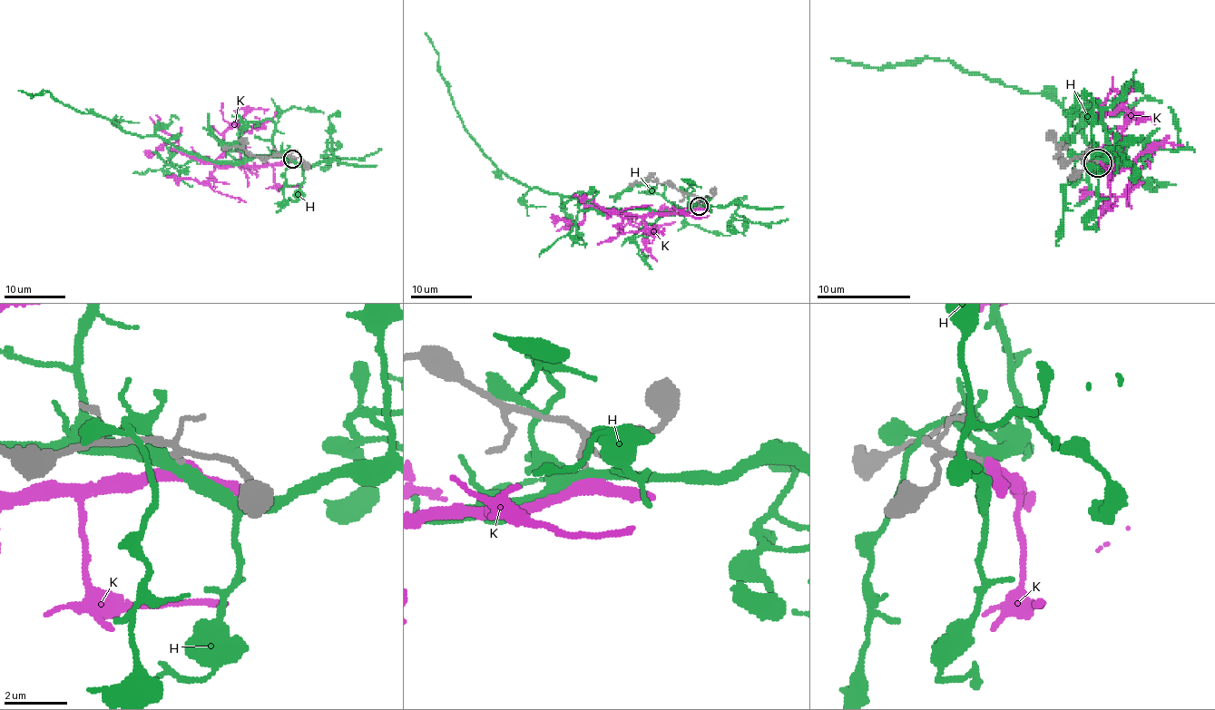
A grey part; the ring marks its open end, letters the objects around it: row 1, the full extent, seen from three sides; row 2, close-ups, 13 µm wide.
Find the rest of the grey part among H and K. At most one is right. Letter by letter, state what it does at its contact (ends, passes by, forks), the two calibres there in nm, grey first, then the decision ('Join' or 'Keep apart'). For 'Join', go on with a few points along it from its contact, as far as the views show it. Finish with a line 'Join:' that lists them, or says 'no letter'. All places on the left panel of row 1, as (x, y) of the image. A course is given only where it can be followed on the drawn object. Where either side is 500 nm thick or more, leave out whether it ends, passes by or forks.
H: It passes by. Thickness 220 nm (grey) against 380 nm. Keep apart
K: It passes by. Thickness 200 nm (grey) against 440 nm. Join. Its course: (293, 159), (280, 165), (217, 163), (230, 127), (238, 122), (260, 127), (276, 111)
Join: K

